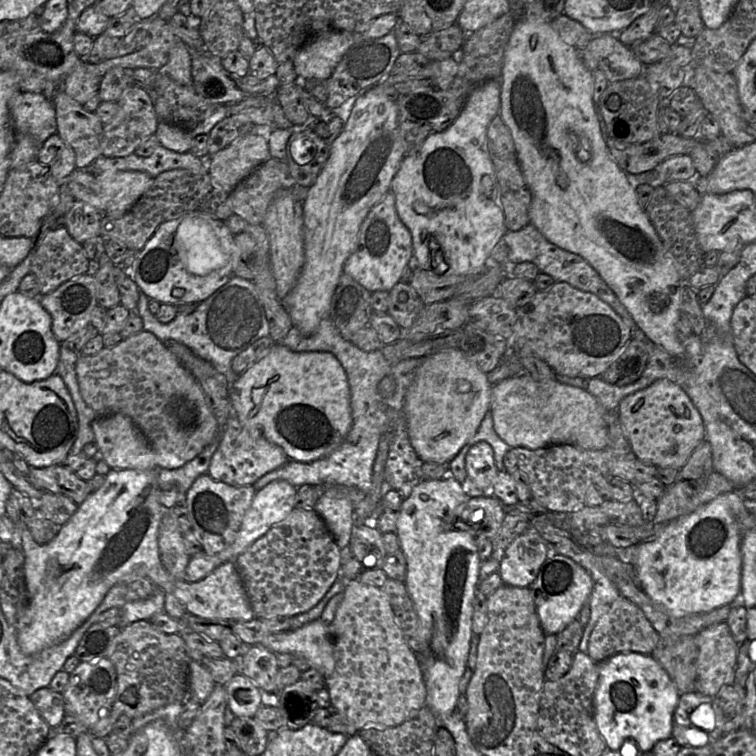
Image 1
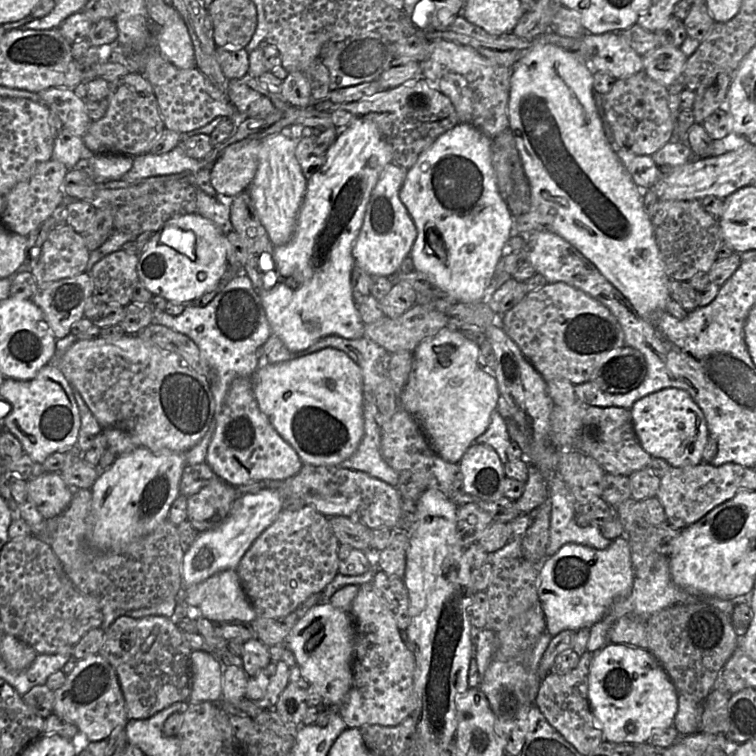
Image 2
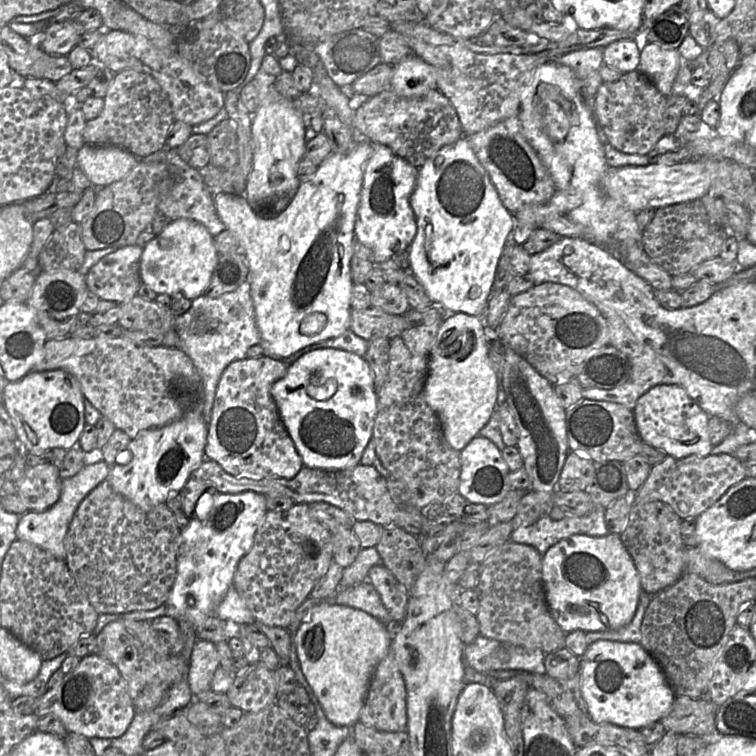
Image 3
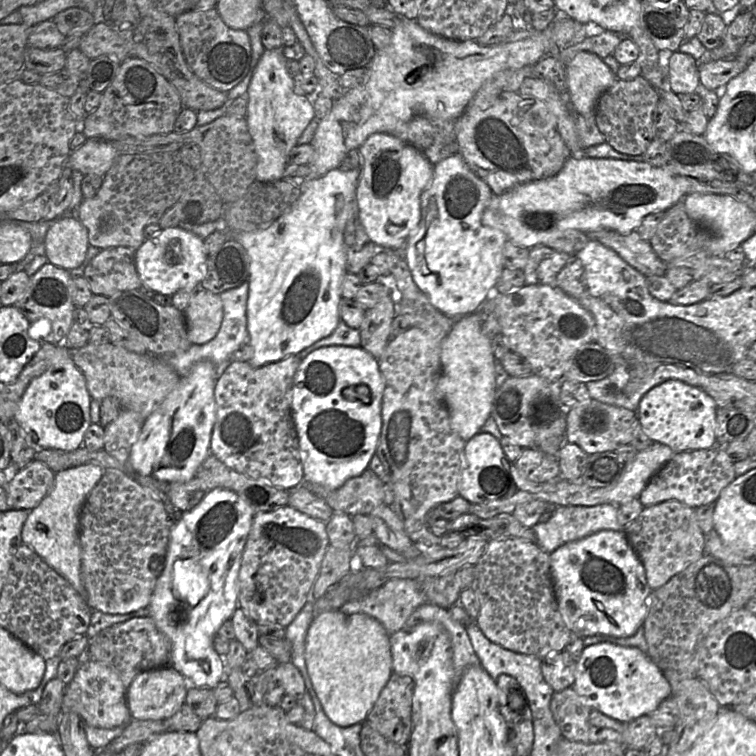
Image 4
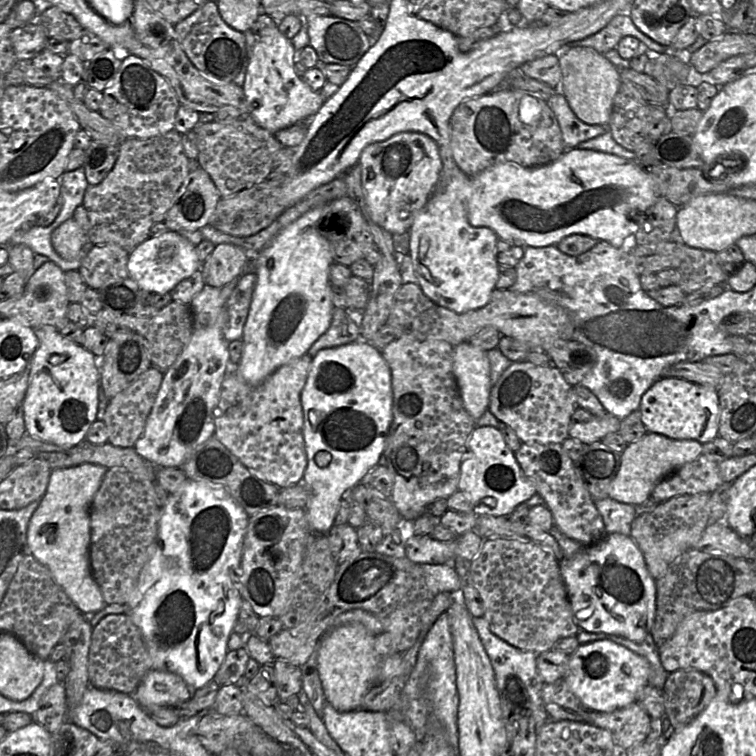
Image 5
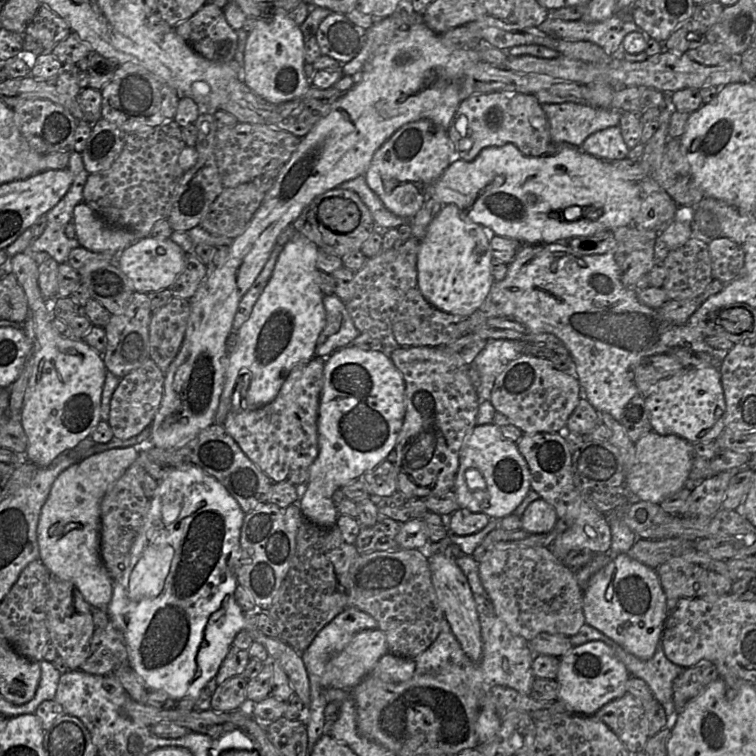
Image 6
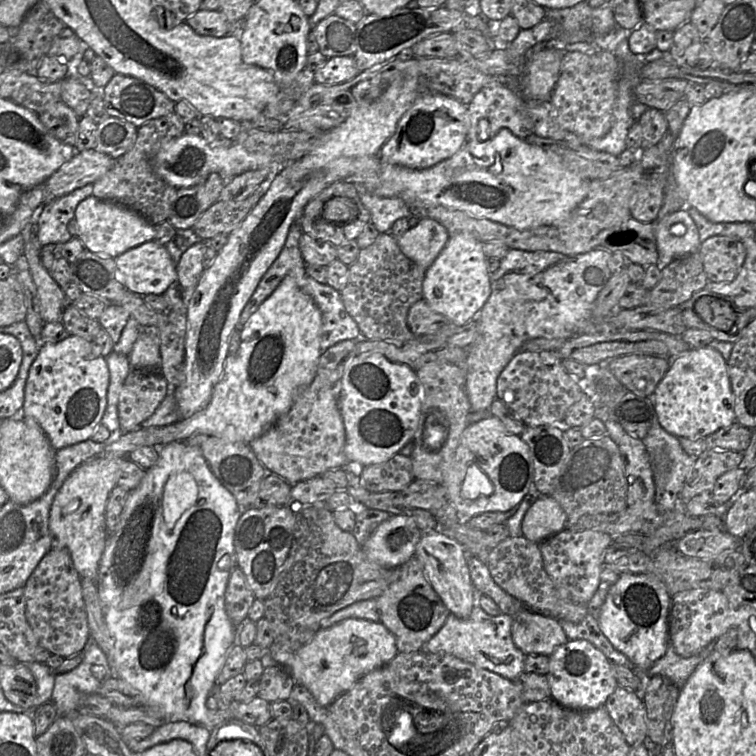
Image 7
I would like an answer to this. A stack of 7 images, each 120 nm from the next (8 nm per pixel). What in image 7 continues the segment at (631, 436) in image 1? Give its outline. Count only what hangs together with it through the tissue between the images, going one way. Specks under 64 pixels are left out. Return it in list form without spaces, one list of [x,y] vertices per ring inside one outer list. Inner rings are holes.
[[[709,346],[690,348],[673,358],[667,373],[648,397],[651,397],[660,425],[678,439],[704,439],[736,422],[727,361],[718,350]]]

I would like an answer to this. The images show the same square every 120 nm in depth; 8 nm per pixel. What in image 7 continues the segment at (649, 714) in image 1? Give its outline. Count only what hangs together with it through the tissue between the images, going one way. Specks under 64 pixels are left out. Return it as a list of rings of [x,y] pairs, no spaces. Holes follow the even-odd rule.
[[[568,640],[549,655],[549,658],[550,669],[546,676],[550,684],[551,698],[565,708],[597,709],[605,704],[618,686],[613,664],[587,640]]]

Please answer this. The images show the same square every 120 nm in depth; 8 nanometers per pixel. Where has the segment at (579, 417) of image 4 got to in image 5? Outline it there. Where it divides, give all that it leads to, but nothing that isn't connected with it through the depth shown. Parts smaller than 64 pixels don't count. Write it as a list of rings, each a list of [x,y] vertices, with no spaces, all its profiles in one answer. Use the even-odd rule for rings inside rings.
[[[577,407],[571,417],[569,436],[582,444],[601,441],[607,434],[620,429],[621,420],[610,413],[596,416],[587,410]]]

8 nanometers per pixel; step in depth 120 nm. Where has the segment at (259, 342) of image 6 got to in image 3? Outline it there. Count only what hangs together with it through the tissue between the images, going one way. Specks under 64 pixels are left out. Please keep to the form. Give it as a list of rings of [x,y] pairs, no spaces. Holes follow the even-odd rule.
[[[364,139],[348,154],[331,153],[314,174],[300,181],[288,206],[276,216],[257,214],[243,195],[214,195],[218,216],[237,239],[248,265],[246,281],[251,285],[264,356],[287,359],[307,346],[339,337],[350,329],[353,287],[350,261],[355,241],[354,227],[364,170],[372,151],[372,143]]]

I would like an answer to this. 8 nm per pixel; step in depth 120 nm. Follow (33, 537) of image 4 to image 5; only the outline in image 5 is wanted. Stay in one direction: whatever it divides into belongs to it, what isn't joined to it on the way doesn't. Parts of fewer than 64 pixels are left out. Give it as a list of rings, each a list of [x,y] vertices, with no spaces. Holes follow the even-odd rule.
[[[90,463],[53,469],[46,492],[32,514],[27,528],[30,553],[49,569],[57,583],[83,614],[95,614],[106,606],[91,571],[89,549],[90,506],[107,470],[104,466]]]

